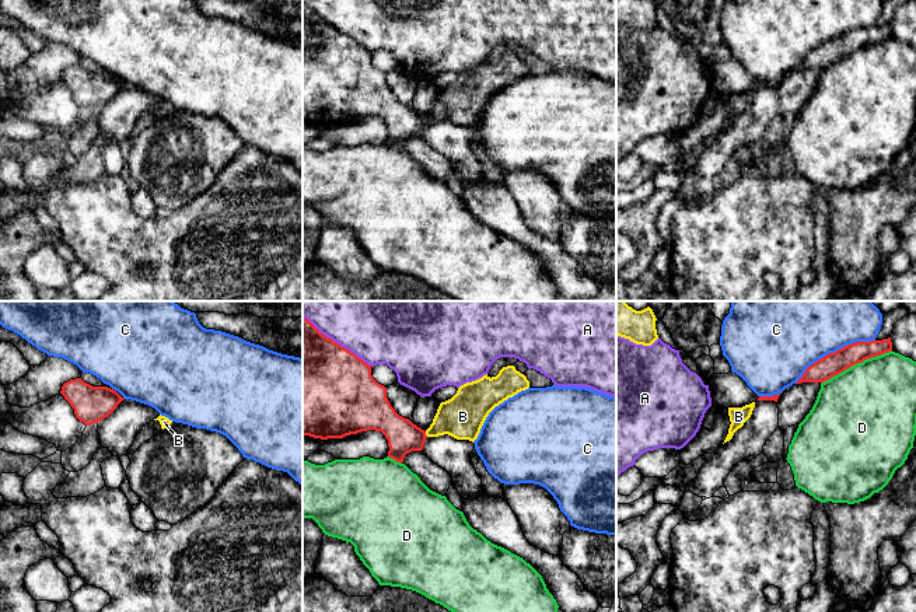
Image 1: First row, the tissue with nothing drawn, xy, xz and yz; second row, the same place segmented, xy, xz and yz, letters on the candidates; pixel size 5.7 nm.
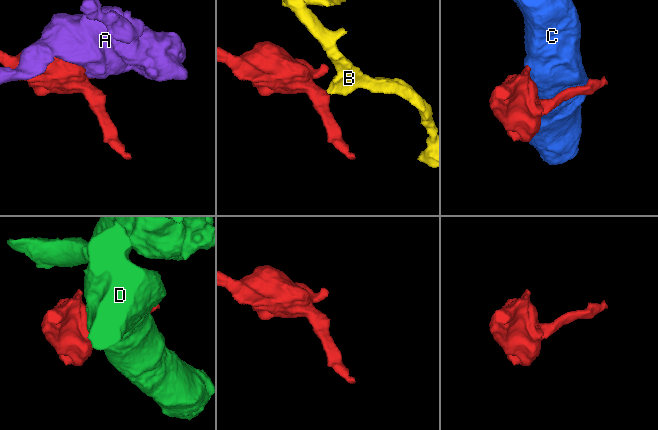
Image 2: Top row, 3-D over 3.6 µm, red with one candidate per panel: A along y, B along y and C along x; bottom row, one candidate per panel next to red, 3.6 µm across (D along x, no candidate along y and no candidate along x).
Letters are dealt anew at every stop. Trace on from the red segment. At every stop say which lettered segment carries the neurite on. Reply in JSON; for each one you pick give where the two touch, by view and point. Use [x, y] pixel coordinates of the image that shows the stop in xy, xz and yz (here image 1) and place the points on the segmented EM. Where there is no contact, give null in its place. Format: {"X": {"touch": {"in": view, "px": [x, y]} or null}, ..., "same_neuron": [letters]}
{"same_neuron": []}

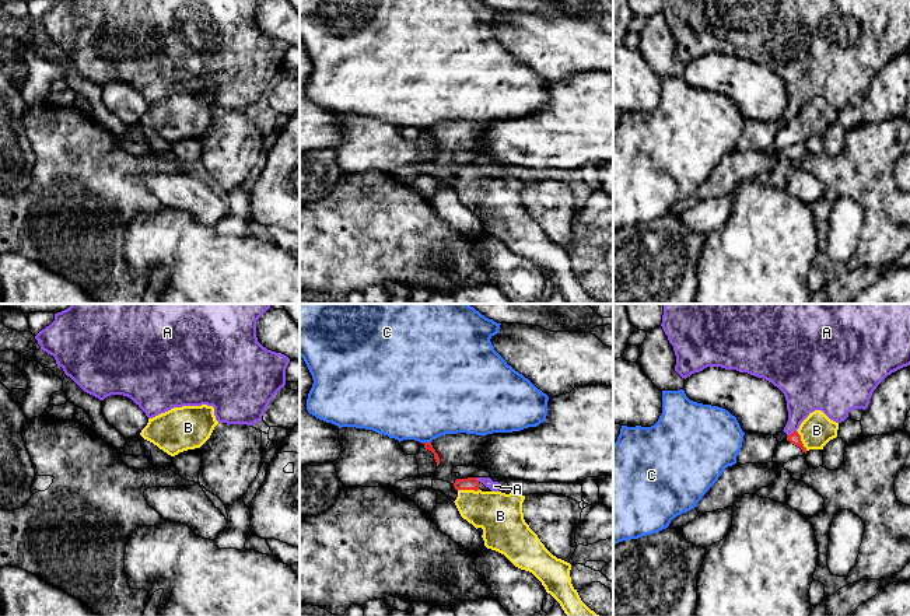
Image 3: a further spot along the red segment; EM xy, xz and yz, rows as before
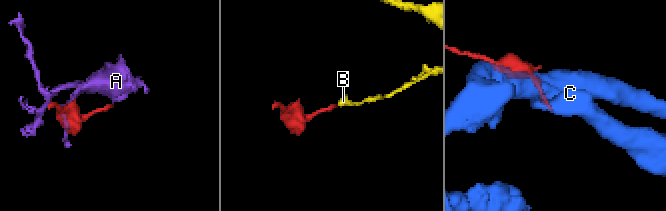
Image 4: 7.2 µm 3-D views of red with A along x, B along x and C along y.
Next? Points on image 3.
{"B": {"touch": {"in": "xz", "px": [469, 489]}}, "same_neuron": ["B"]}

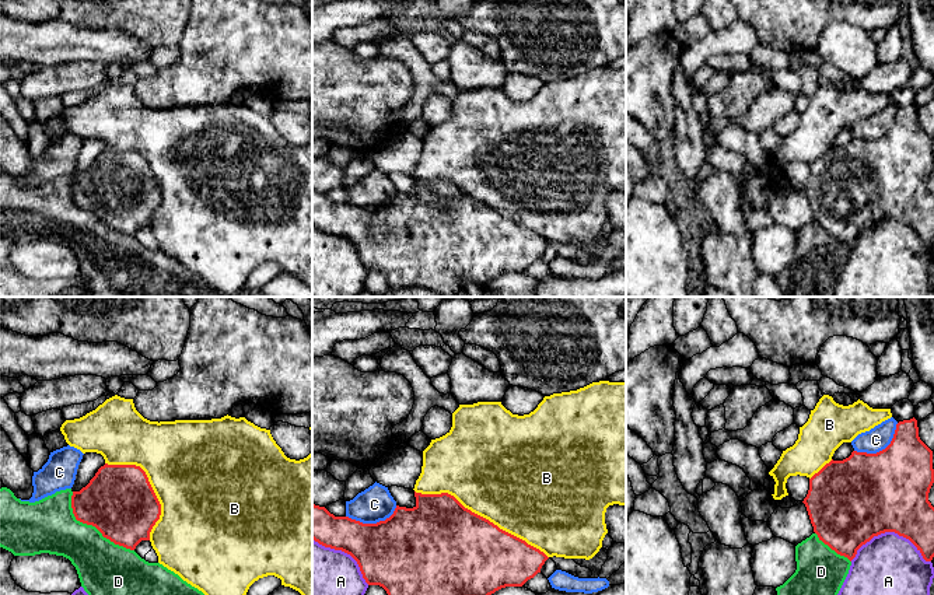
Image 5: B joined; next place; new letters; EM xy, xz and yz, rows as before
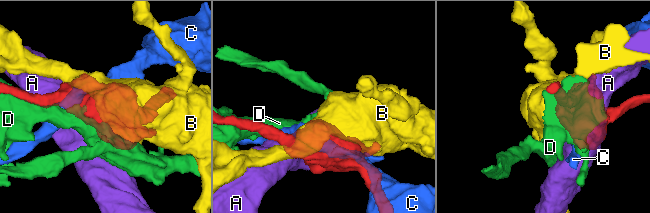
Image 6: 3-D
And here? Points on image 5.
{"same_neuron": []}

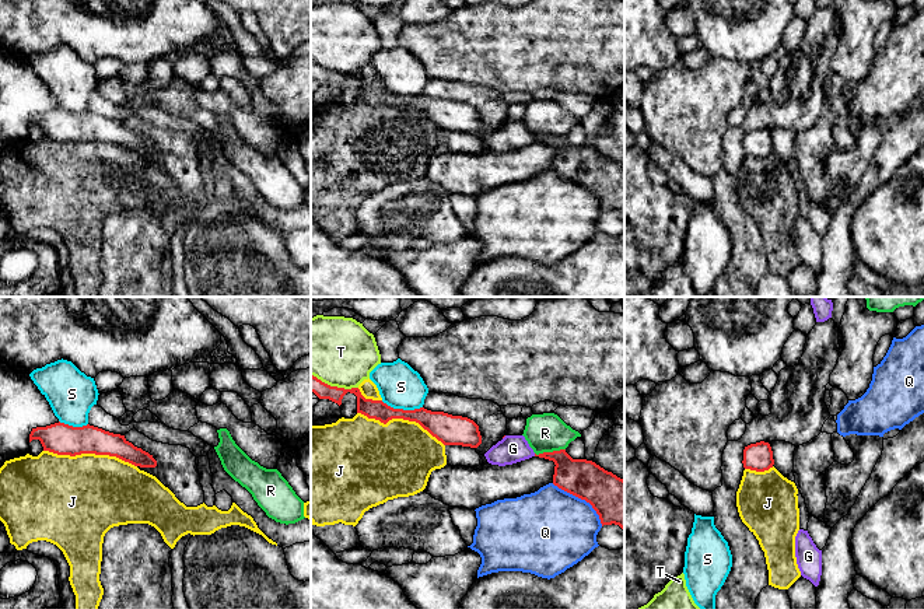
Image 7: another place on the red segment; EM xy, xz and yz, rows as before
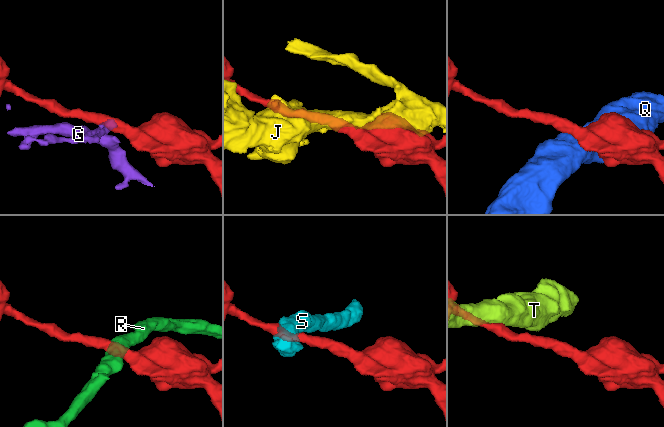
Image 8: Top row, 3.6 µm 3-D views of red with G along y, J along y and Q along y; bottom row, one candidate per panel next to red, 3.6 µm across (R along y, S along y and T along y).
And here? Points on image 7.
{"same_neuron": []}

